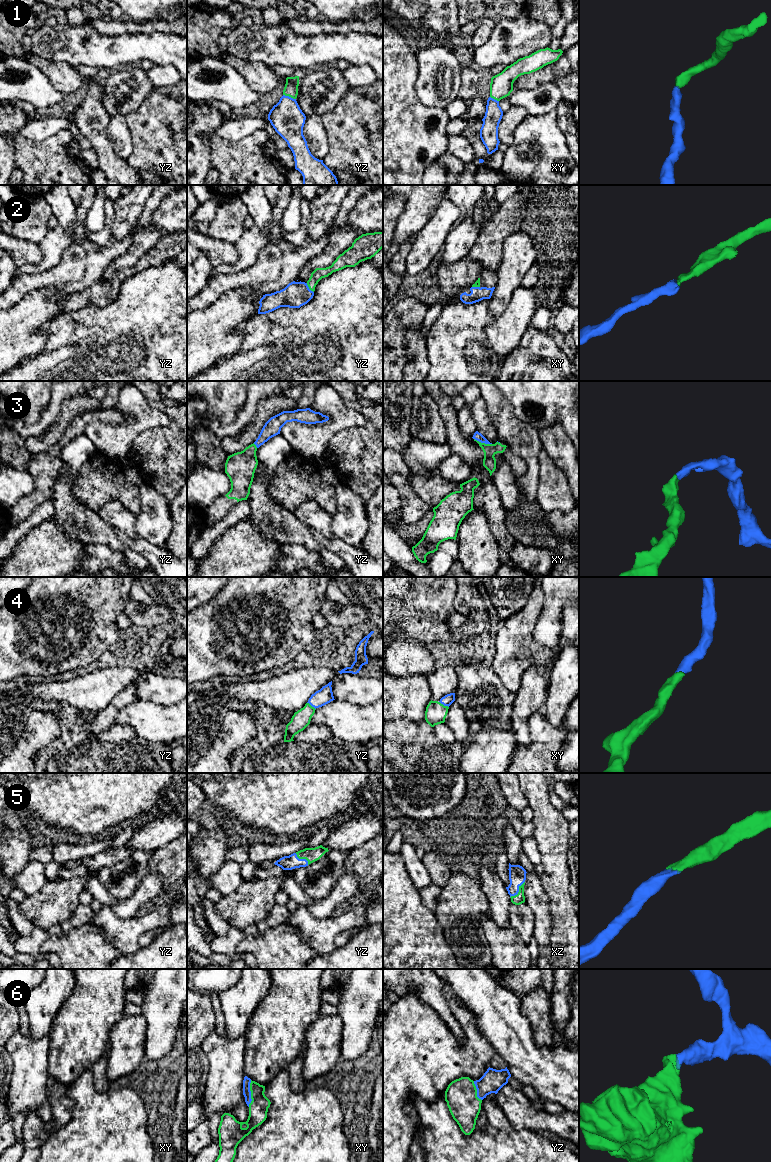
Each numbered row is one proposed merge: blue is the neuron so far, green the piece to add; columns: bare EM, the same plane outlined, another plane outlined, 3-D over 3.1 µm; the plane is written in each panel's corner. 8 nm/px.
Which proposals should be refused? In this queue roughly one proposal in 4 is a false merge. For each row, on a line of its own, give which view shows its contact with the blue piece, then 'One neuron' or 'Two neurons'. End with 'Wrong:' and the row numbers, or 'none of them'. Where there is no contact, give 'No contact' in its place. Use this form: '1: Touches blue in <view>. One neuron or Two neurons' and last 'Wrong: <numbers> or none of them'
1: Touches blue in yz. One neuron
2: Touches blue in yz. One neuron
3: Touches blue in xy. One neuron
4: Touches blue in xy. One neuron
5: Touches blue in xz. One neuron
6: Touches blue in xy. One neuron
Wrong: none of them

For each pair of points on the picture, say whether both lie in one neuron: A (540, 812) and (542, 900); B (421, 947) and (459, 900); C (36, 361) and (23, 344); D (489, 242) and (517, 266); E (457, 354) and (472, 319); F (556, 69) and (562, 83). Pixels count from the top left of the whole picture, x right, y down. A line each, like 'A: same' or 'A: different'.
A: different
B: different
C: different
D: different
E: same
F: different

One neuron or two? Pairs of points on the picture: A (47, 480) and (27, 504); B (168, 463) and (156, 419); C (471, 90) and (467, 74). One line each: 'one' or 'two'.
A: one
B: two
C: one

